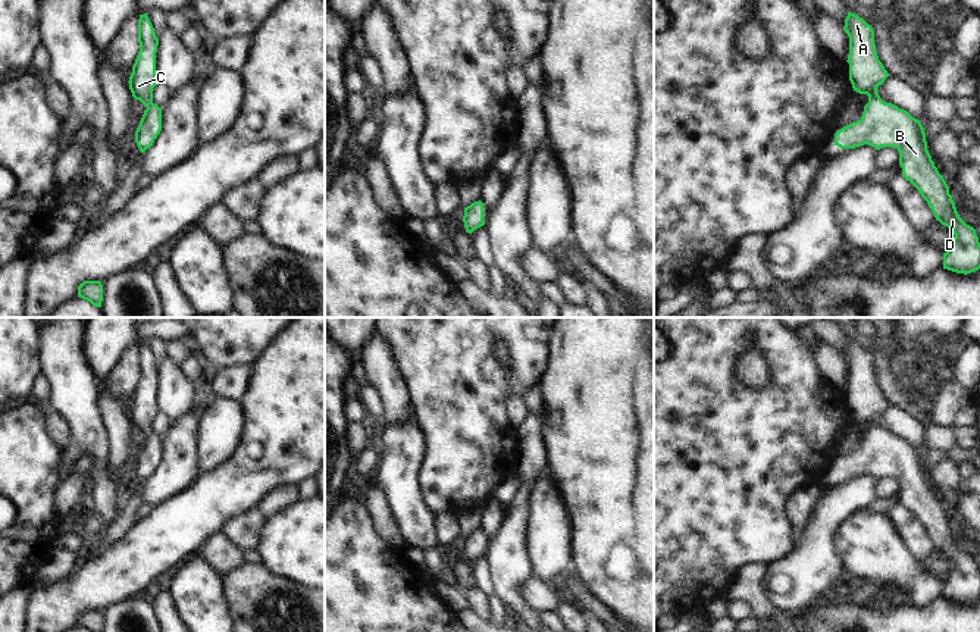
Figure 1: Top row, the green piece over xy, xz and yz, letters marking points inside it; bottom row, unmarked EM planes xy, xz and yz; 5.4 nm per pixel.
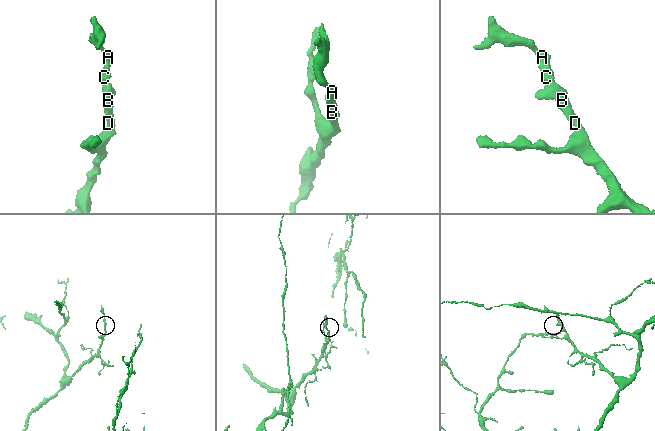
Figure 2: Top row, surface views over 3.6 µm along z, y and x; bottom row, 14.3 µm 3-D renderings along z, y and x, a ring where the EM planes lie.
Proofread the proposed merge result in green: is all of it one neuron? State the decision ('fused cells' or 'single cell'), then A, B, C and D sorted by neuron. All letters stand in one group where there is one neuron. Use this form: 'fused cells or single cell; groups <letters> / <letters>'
single cell; groups A B C D

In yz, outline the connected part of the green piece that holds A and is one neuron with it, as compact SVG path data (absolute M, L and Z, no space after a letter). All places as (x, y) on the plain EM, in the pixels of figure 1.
M848 341L843 360L849 366L849 410L854 420L868 425L868 432L860 450L836 460L835 475L855 478L868 473L877 479L895 476L899 481L902 506L918 519L936 550L955 564L949 579L943 582L943 598L964 604L979 600L979 566L959 547L949 516L927 479L921 451L907 439L884 432L877 422L889 403L879 389L871 354Z

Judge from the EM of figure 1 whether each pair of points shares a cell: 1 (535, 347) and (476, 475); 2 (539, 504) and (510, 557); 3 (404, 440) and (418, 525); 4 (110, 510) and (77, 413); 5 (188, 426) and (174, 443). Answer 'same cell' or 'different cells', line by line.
1: same cell
2: different cells
3: same cell
4: same cell
5: same cell

